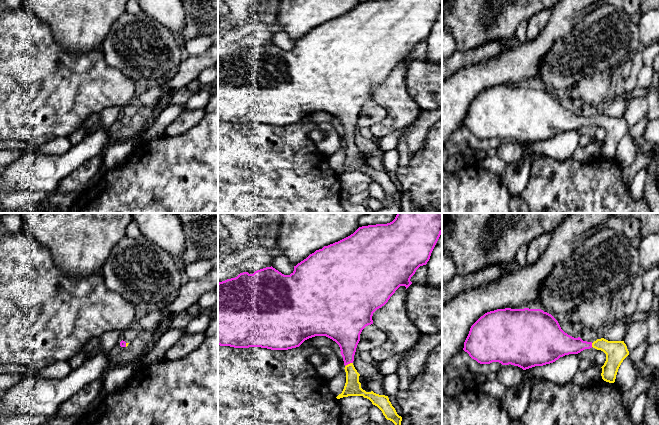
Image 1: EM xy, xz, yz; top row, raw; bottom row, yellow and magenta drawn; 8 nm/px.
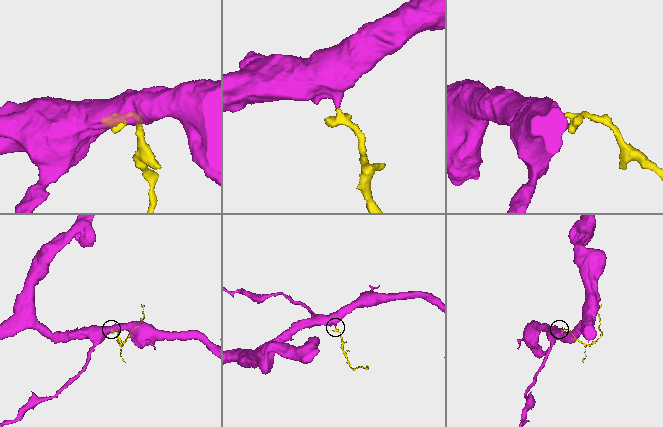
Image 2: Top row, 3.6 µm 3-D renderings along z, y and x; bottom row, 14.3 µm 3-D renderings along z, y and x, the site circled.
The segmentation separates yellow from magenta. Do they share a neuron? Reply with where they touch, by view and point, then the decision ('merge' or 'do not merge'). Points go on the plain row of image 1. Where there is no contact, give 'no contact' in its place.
xz (348, 140) | merge

